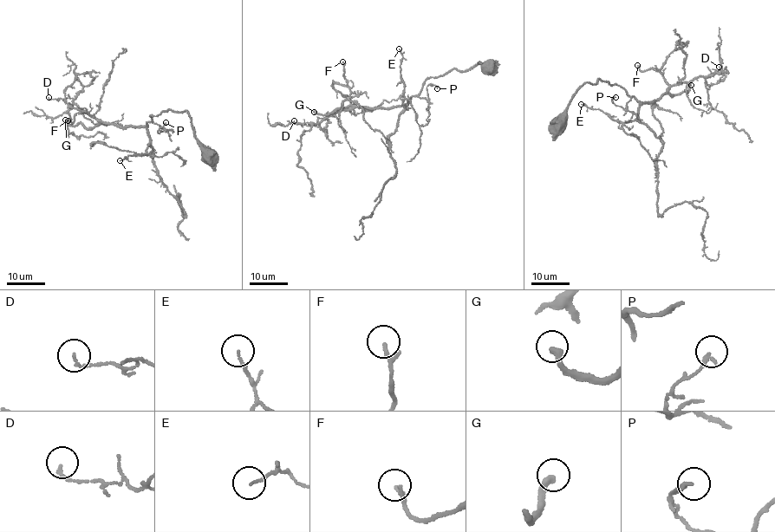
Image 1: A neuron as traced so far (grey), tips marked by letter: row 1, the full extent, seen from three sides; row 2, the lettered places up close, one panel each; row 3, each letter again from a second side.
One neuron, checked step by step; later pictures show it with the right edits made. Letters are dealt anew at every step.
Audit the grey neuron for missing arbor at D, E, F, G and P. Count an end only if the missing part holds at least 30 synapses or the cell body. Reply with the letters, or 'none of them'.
G

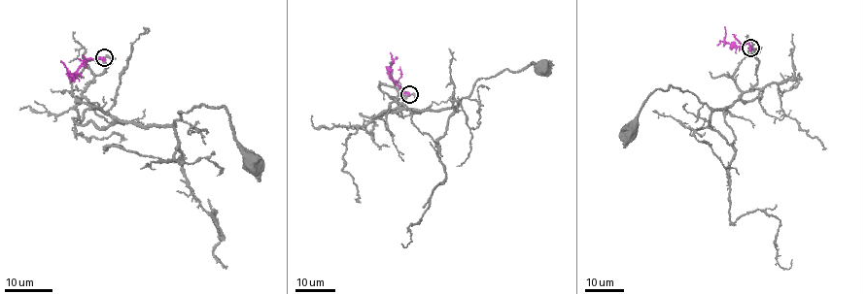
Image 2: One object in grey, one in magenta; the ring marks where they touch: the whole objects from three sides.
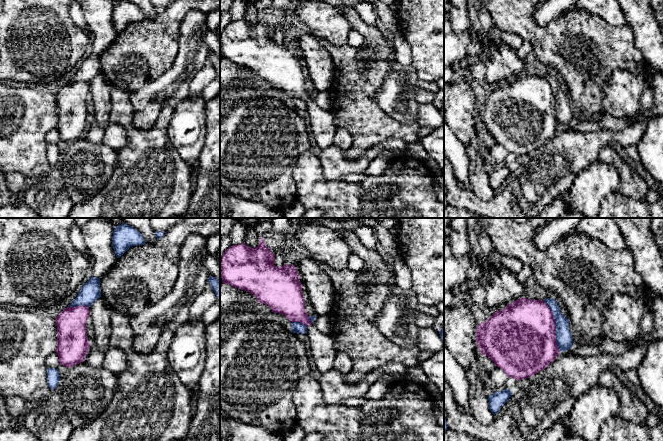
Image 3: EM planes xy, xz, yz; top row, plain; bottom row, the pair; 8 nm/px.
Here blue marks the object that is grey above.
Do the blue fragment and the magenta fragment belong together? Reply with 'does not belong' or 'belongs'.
does not belong

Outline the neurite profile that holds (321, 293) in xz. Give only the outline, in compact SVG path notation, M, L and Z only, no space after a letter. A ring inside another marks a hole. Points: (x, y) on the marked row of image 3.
M311 258L294 262L292 265L304 280L302 286L307 290L316 315L329 314L335 299L335 290L330 277Z

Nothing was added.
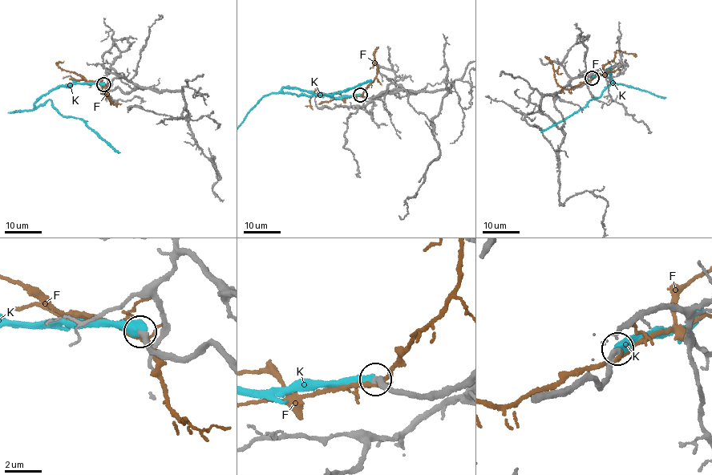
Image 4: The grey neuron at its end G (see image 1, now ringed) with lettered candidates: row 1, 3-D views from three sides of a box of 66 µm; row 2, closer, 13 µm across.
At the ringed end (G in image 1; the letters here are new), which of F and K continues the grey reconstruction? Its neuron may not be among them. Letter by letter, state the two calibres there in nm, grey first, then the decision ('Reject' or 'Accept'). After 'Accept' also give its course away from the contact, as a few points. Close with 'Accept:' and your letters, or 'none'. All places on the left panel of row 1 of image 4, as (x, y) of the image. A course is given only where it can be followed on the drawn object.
F: Thickness 400 nm (grey) against 190 nm. Reject
K: Thickness 360 nm (grey) against 550 nm. Accept. Its course: (104, 84), (73, 82), (60, 84), (46, 93), (34, 106), (50, 99), (62, 115), (82, 119), (120, 152)
Accept: K

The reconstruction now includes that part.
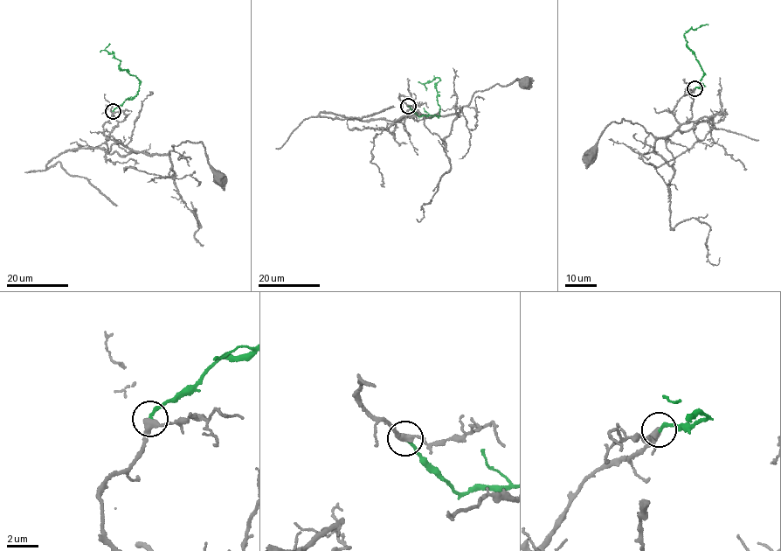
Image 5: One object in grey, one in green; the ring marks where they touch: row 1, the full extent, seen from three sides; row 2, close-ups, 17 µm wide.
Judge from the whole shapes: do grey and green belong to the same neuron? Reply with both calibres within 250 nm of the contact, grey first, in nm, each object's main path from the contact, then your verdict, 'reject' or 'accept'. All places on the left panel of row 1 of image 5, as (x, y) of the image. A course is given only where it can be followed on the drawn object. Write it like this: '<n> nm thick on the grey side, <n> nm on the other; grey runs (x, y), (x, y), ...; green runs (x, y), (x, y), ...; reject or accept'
360 nm thick on the grey side, 200 nm on the other; grey runs (113, 111), (103, 125), (110, 139), (153, 156), (165, 155), (173, 145), (187, 141), (202, 142), (217, 177); green runs (113, 111), (137, 94), (140, 80), (120, 69), (120, 60), (106, 51), (110, 44); accept

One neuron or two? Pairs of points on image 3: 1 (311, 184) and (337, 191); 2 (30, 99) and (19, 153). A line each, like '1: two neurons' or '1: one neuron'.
1: one neuron
2: one neuron

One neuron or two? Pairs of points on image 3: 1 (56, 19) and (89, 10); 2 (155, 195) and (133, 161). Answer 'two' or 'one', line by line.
1: two
2: one

